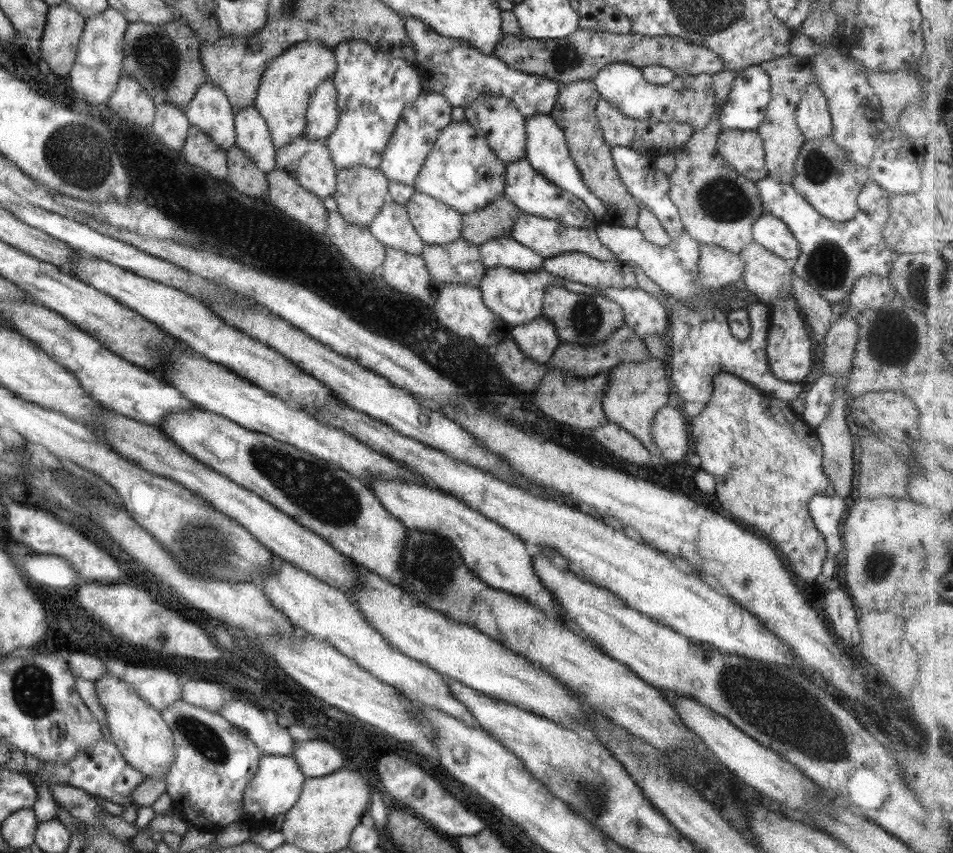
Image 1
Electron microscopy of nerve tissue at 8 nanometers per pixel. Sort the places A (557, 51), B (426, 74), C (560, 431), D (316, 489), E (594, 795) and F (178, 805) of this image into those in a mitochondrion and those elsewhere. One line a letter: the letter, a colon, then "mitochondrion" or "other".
A: mitochondrion
B: other
C: other
D: mitochondrion
E: mitochondrion
F: other

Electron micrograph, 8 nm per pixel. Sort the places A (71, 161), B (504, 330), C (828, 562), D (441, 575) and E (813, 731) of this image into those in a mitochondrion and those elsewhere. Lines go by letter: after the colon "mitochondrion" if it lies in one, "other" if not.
A: mitochondrion
B: other
C: other
D: mitochondrion
E: mitochondrion

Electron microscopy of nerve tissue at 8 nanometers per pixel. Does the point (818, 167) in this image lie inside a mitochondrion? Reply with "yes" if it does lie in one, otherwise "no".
yes

